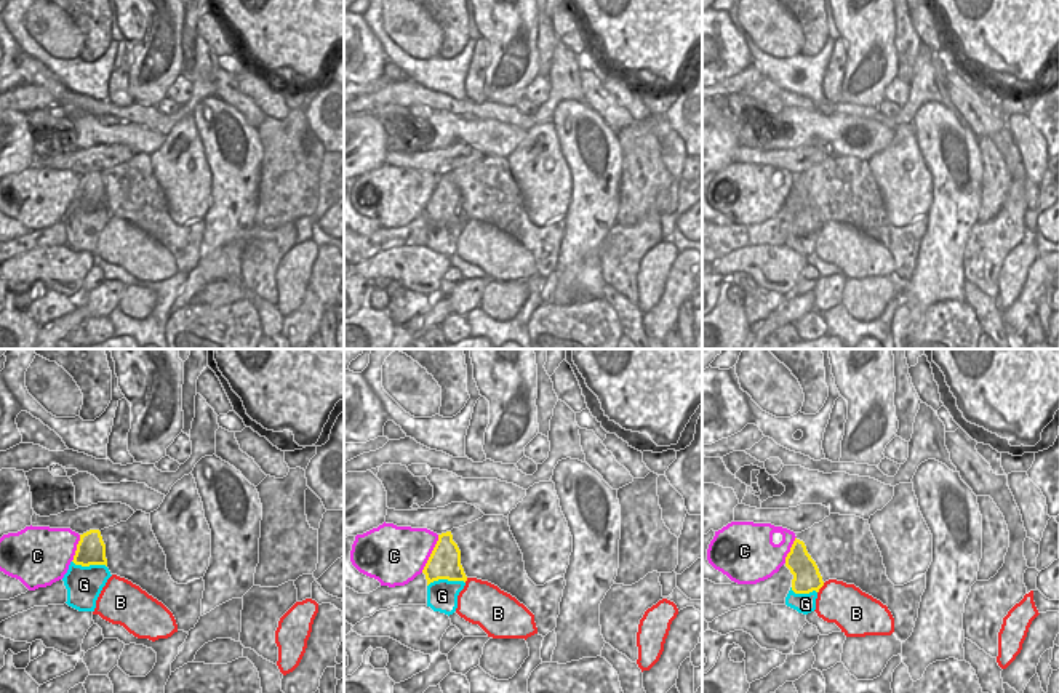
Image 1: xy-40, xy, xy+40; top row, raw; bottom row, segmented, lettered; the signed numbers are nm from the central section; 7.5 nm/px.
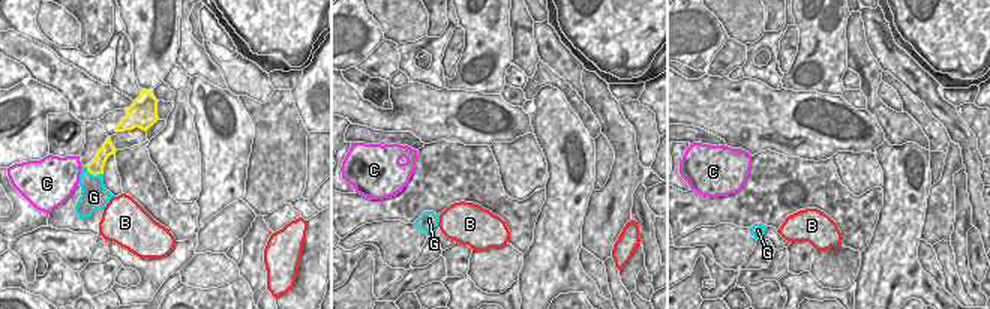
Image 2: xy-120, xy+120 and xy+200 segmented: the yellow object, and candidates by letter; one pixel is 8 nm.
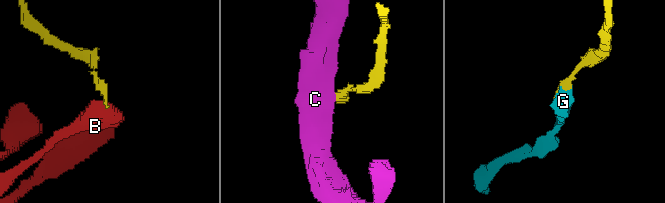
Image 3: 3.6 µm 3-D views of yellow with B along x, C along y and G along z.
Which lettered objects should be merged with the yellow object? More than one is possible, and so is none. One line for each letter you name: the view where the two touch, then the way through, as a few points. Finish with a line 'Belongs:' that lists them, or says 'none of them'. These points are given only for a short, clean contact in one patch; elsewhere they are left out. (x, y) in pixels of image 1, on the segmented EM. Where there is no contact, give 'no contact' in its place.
G: meets yellow in xy; runs through xy (445, 560), (445, 578), (442, 596)
Belongs: G

